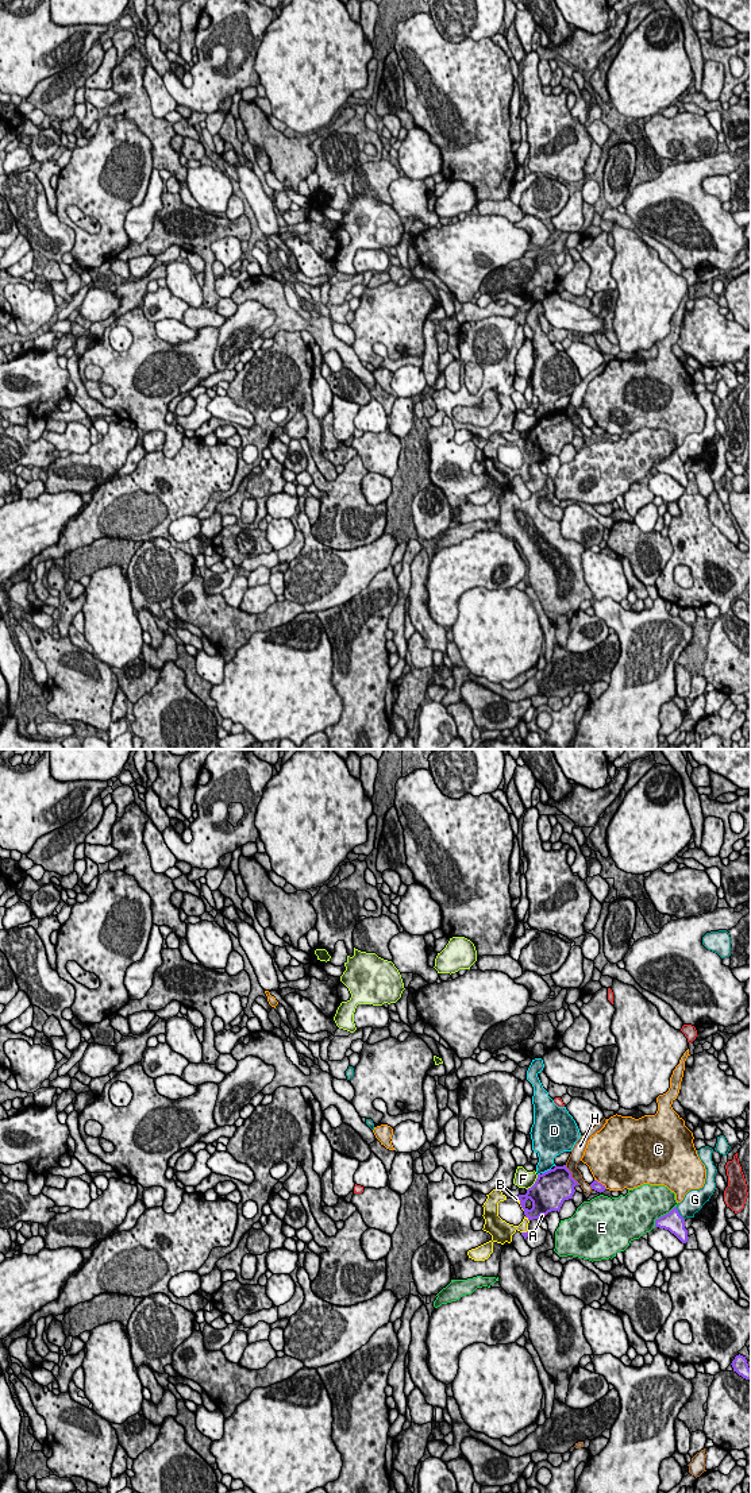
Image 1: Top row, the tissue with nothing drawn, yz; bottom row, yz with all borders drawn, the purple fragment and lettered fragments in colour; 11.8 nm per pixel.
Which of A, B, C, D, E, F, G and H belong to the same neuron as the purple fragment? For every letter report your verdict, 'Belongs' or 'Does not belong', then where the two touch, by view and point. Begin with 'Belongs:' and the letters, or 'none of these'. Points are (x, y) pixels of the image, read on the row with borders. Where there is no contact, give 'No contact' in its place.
Belongs: B
A: Does not belong. Touches purple at yz (542, 1214)
B: Belongs. Touches purple at yz (528, 1219)
C: Does not belong. Touches purple at yz (600, 1183)
D: Does not belong. Touches purple at yz (547, 1171)
E: Does not belong. Touches purple at yz (663, 1215)
F: Does not belong. Touches purple at yz (535, 1183)
G: Does not belong. Touches purple at yz (678, 1214)
H: Does not belong. Touches purple at yz (570, 1175)

